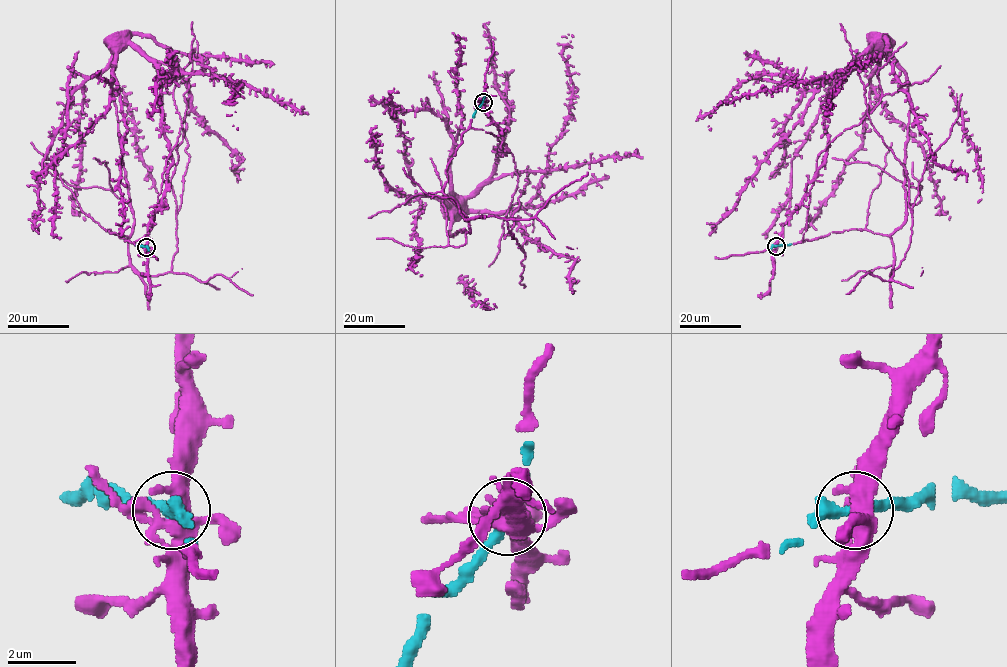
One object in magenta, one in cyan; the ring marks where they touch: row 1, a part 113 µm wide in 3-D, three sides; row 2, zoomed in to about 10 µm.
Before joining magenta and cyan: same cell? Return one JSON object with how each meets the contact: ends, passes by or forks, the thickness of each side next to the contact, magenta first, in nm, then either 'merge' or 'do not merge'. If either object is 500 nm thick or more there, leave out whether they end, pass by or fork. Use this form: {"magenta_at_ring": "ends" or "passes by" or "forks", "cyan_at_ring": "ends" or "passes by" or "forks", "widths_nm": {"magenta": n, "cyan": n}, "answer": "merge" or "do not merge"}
{"magenta_at_ring": "forks", "cyan_at_ring": "passes by", "widths_nm": {"magenta": 460, "cyan": 320}, "answer": "merge"}

